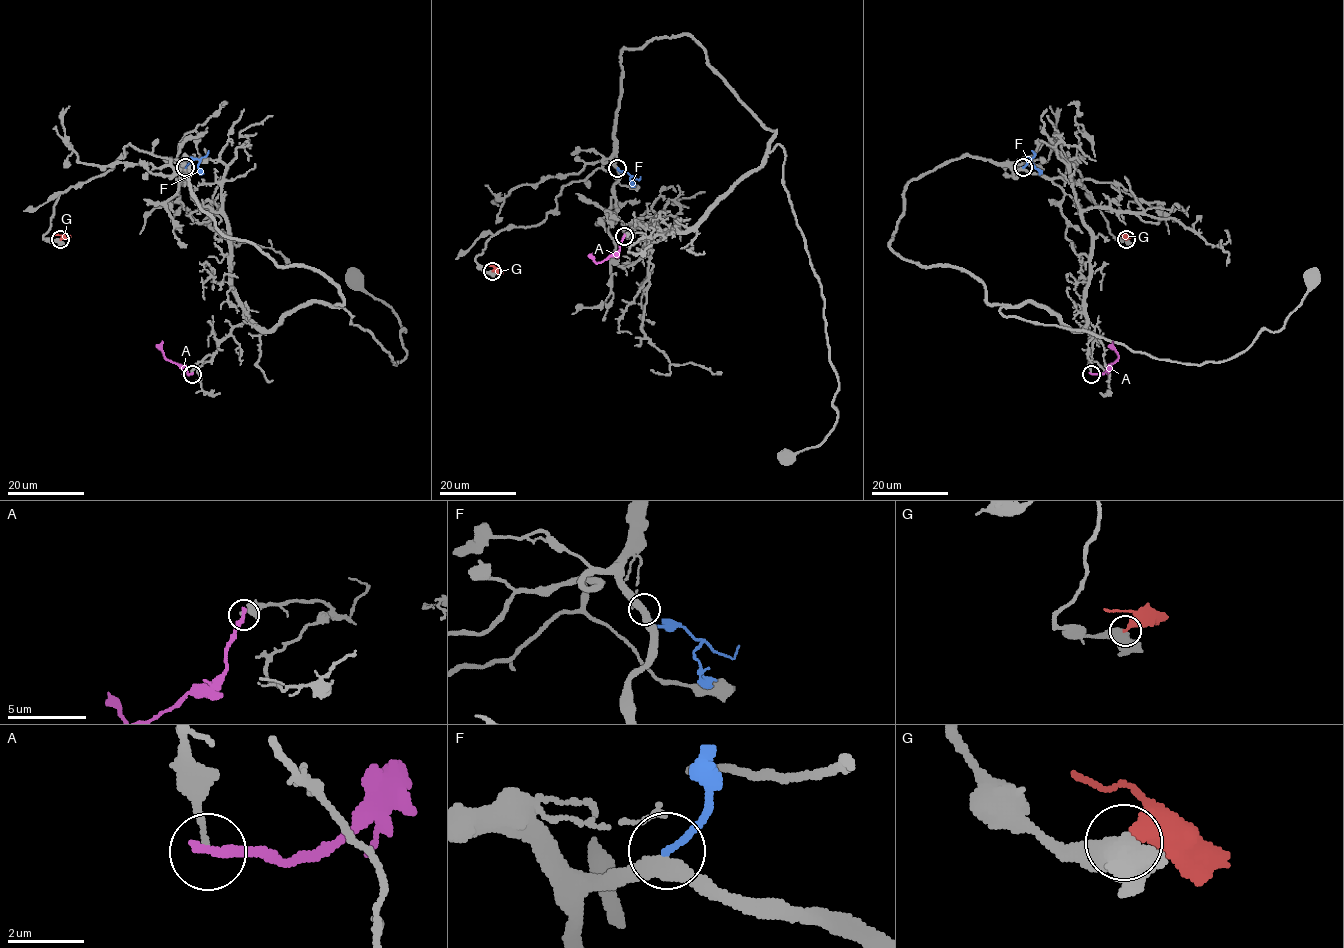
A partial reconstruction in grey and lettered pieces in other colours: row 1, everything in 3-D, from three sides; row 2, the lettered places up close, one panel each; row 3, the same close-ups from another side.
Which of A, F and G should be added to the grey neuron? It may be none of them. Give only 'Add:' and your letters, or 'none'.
Add: none

